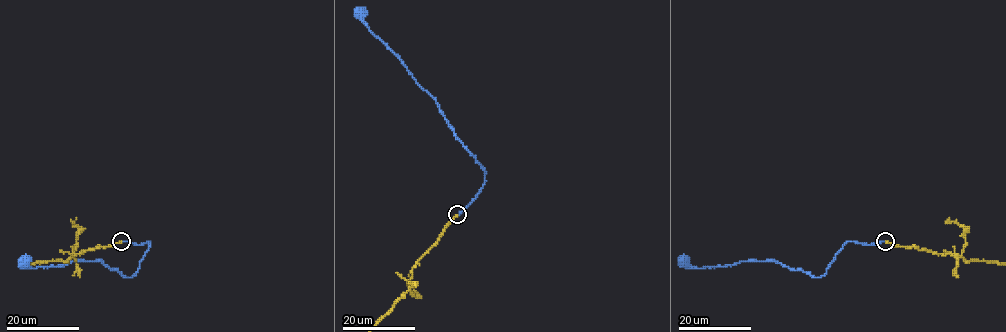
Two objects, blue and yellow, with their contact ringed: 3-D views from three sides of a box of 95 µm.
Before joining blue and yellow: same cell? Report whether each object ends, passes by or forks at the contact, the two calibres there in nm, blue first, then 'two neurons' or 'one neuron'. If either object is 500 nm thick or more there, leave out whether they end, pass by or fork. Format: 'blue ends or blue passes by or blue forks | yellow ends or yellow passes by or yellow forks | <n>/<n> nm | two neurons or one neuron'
blue ends | yellow ends | 240/240 nm | two neurons

